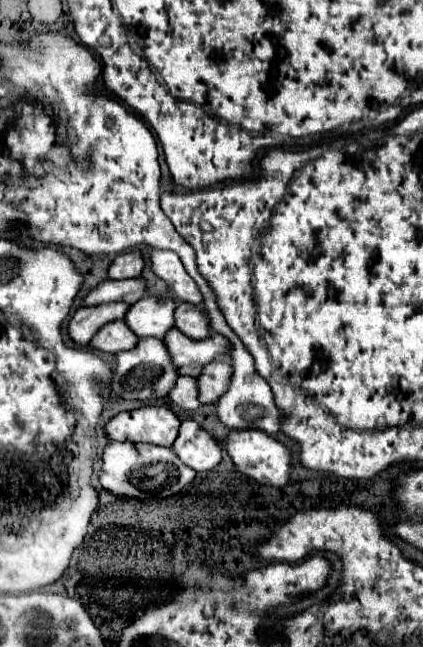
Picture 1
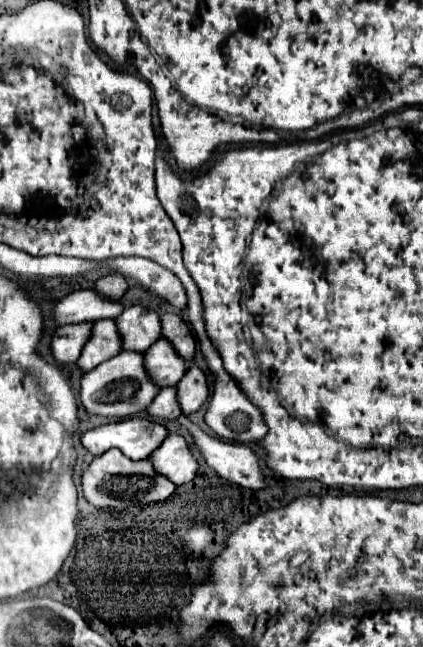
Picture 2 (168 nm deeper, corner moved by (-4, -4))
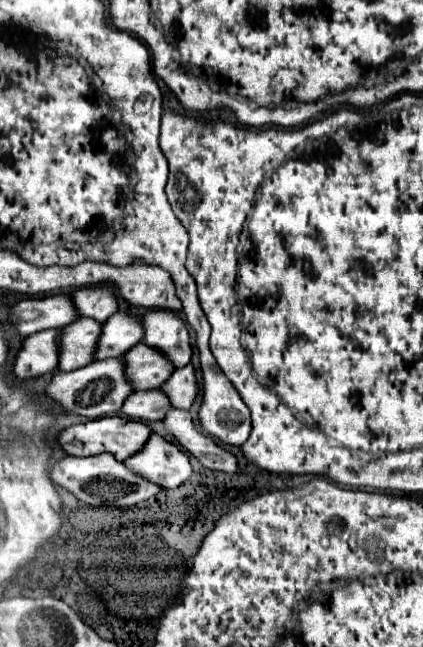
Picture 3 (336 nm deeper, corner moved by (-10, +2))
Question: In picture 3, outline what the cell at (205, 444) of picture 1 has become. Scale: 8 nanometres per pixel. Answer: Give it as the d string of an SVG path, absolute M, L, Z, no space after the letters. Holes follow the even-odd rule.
M152 434L142 450L126 458L124 466L164 490L178 488L192 474L188 456L158 434Z

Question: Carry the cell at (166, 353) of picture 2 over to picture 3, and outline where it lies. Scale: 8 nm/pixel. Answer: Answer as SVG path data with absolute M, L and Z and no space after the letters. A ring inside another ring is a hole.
M142 342L132 346L132 350L128 350L122 358L126 366L126 380L132 390L160 388L168 380L168 374L172 374L172 366L168 366L156 350L148 350Z

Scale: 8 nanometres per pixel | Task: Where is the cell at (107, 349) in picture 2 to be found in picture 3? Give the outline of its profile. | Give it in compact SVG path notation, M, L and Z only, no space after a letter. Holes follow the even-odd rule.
M78 318L68 326L60 328L58 370L70 372L92 362L92 350L96 348L98 334L100 334L100 324L88 318Z

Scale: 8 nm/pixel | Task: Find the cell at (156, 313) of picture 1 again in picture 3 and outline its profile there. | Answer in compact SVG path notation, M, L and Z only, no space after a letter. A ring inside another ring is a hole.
M116 312L114 318L108 318L96 342L94 360L120 358L134 344L138 344L140 342L140 322L136 322L136 318L138 316L132 316L126 312Z

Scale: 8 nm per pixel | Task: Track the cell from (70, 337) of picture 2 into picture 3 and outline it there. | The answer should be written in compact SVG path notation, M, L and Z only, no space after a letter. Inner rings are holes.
M42 330L24 340L24 346L14 358L14 376L18 382L24 382L28 378L40 378L56 370L56 334L60 332Z

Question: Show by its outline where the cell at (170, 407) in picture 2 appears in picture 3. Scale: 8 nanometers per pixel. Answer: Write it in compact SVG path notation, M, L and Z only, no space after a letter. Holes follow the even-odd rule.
M144 390L144 392L132 392L124 404L122 404L122 414L134 420L142 422L152 422L152 420L162 420L172 406L168 406L168 398L160 394L160 390Z

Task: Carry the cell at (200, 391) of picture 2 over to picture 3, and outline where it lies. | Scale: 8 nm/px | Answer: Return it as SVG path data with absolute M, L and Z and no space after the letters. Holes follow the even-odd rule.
M188 364L180 370L174 370L172 376L160 386L160 390L168 396L172 408L190 410L190 406L198 394L198 382L196 382L196 374L194 374L194 366Z

